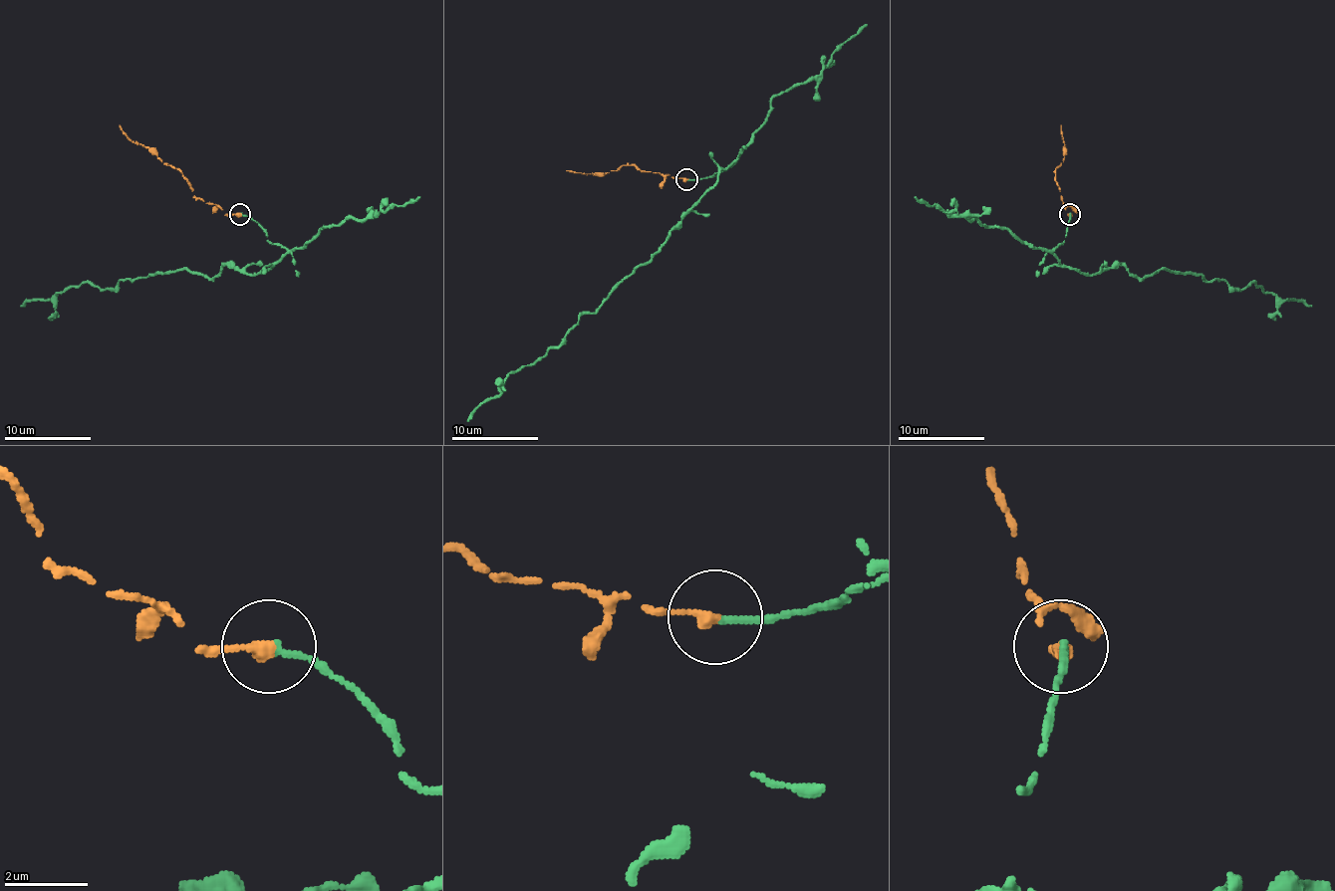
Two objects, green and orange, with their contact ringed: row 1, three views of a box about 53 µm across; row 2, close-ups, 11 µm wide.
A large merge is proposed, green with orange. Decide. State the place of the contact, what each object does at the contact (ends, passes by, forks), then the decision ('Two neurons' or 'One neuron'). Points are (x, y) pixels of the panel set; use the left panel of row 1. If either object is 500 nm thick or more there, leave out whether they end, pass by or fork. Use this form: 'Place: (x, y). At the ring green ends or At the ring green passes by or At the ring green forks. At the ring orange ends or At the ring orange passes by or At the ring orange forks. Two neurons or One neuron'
Place: (240, 214). At the ring green ends. At the ring orange ends. One neuron

